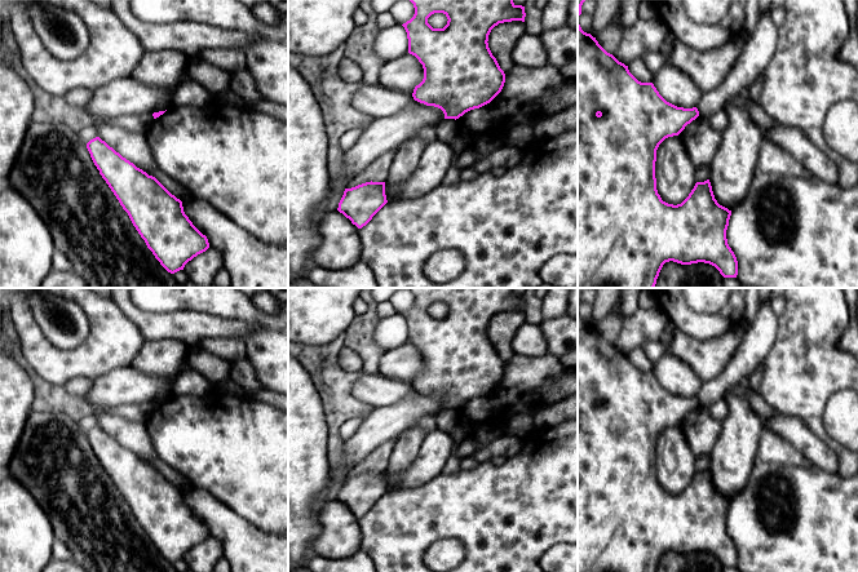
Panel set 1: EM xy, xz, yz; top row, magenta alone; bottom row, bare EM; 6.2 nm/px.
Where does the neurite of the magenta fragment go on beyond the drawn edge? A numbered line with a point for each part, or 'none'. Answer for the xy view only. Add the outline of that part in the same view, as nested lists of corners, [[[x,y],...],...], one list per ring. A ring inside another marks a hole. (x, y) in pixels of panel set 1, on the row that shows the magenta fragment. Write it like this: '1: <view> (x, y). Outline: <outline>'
none

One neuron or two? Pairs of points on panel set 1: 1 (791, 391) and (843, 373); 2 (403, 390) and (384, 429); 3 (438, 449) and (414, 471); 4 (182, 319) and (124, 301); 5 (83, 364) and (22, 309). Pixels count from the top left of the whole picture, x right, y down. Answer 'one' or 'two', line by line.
1: one
2: two
3: one
4: one
5: one

